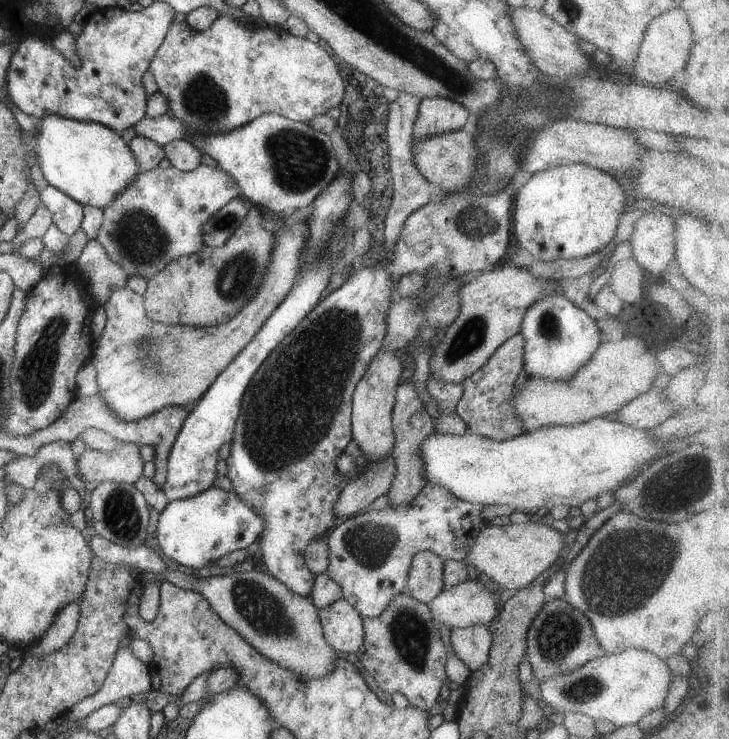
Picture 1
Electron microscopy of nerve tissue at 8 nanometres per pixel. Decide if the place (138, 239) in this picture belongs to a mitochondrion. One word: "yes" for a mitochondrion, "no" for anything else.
yes

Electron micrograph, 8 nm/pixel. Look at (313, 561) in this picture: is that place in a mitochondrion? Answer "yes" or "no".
no

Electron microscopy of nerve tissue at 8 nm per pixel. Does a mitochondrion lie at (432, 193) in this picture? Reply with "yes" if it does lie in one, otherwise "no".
no

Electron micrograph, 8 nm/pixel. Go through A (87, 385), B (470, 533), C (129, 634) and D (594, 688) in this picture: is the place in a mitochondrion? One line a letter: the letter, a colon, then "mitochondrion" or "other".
A: other
B: other
C: other
D: mitochondrion

